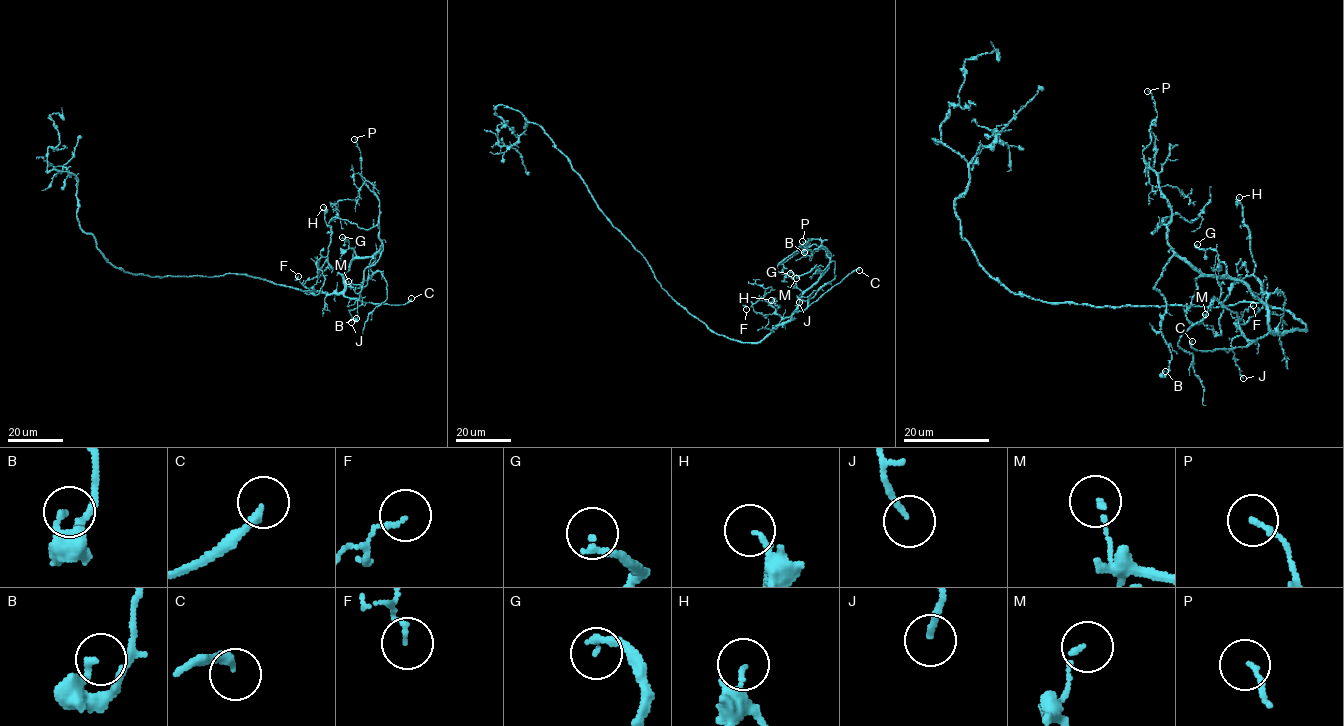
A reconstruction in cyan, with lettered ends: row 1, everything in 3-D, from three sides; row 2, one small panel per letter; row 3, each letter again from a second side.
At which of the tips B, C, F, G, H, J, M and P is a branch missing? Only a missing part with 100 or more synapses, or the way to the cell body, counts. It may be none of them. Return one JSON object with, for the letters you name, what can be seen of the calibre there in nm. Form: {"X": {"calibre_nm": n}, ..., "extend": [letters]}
{"C": {"calibre_nm": 240}, "extend": ["C"]}

